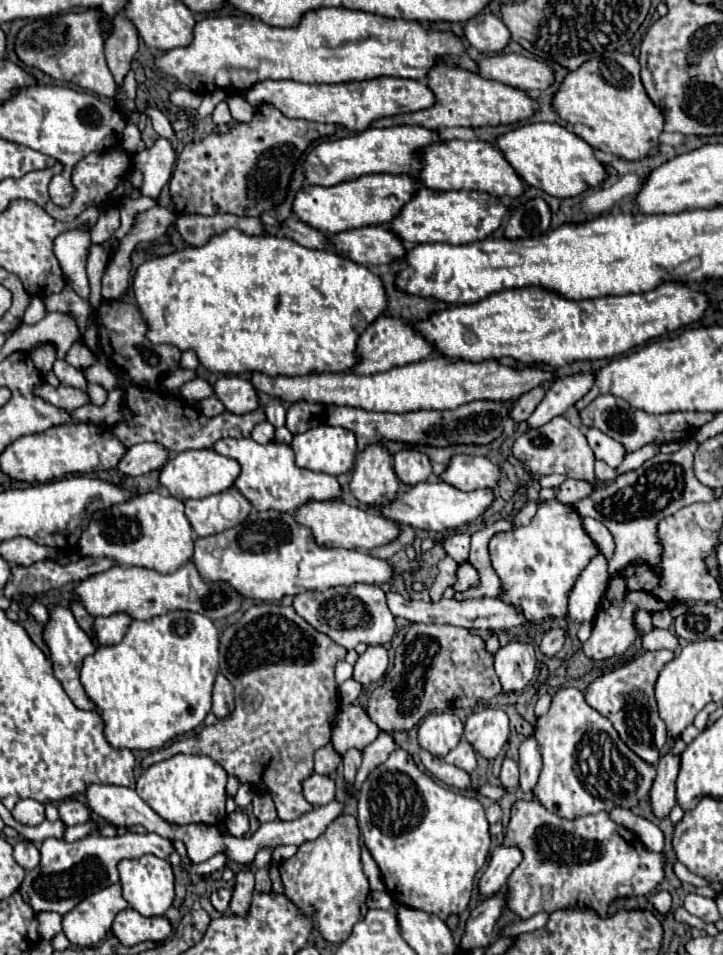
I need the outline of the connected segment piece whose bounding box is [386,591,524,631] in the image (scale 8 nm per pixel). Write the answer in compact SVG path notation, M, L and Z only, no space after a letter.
M386 593L388 607L394 617L404 617L412 623L438 623L438 625L456 625L464 629L474 629L474 631L486 631L486 629L510 629L524 625L524 617L516 607L508 607L506 603L500 603L498 599L492 597L480 597L480 599L470 599L470 601L454 601L454 599L440 599L438 603L424 603L424 601L406 601L398 593Z

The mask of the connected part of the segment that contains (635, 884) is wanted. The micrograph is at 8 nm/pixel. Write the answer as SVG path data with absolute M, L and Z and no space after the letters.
M516 801L510 811L510 821L502 839L504 847L518 847L522 851L522 863L508 877L506 905L520 919L528 919L540 911L552 913L556 909L574 909L574 907L592 907L600 915L608 913L610 899L632 897L650 893L664 879L664 859L660 853L650 853L628 829L612 823L606 811L596 815L578 817L568 821L546 811L540 803L534 801Z

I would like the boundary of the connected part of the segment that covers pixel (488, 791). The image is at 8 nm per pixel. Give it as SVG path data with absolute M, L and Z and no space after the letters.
M484 785L484 787L480 787L478 791L480 791L484 797L492 799L492 801L500 801L500 799L504 797L504 793L506 793L504 787L496 787L496 785Z

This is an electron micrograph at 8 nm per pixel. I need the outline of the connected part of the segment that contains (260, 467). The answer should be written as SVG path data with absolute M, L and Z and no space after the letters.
M218 439L212 449L240 463L240 475L234 481L234 487L252 503L256 511L268 511L268 509L294 511L308 499L312 501L342 499L340 483L336 481L336 477L296 467L294 451L290 445L274 441L268 445L260 445L254 439Z

